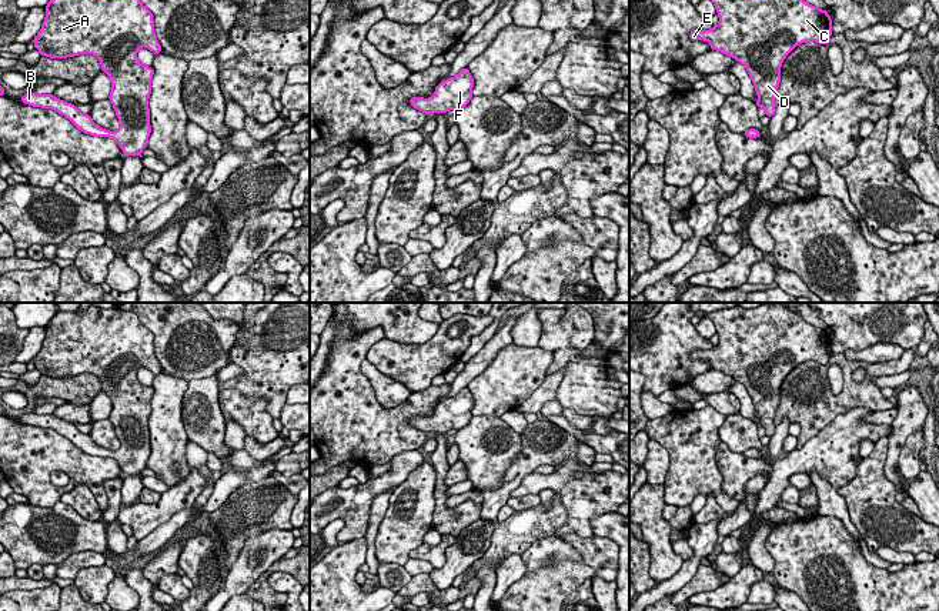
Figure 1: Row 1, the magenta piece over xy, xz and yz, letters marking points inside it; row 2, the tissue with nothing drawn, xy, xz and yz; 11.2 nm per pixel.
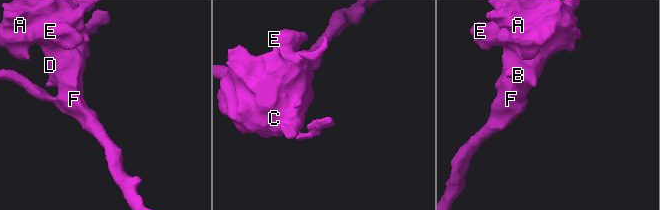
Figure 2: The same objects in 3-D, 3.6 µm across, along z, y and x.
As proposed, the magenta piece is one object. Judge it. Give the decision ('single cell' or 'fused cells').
single cell

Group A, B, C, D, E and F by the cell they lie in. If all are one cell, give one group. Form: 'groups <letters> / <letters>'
groups A B C D E F

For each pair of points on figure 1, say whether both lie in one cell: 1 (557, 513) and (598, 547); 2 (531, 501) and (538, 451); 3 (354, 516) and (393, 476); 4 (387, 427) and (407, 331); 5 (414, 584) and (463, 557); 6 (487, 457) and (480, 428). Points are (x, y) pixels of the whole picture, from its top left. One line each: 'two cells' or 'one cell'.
1: two cells
2: two cells
3: one cell
4: two cells
5: two cells
6: one cell

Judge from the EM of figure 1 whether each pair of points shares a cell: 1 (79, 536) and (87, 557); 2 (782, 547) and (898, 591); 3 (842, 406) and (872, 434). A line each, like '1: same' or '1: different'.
1: different
2: same
3: different

